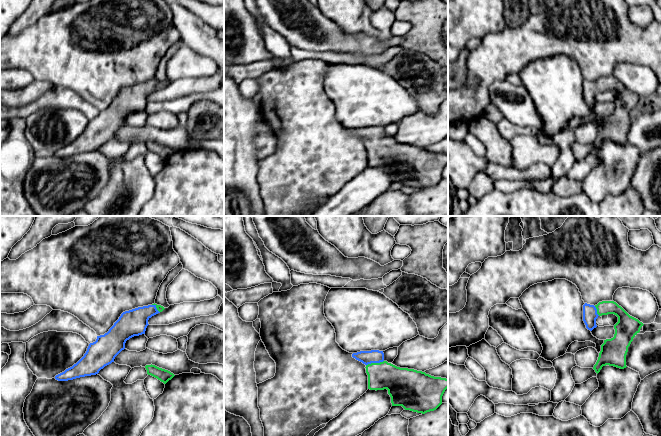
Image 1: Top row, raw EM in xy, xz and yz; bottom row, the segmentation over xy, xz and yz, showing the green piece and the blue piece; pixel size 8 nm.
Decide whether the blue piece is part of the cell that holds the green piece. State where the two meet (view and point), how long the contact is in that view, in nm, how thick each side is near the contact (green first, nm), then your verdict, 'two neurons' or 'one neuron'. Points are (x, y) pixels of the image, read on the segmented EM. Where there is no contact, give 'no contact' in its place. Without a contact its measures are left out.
meets green in xz at (374, 363); contact 150 nm long; 220 nm thick on the green side, 110 nm on the other; one neuron

